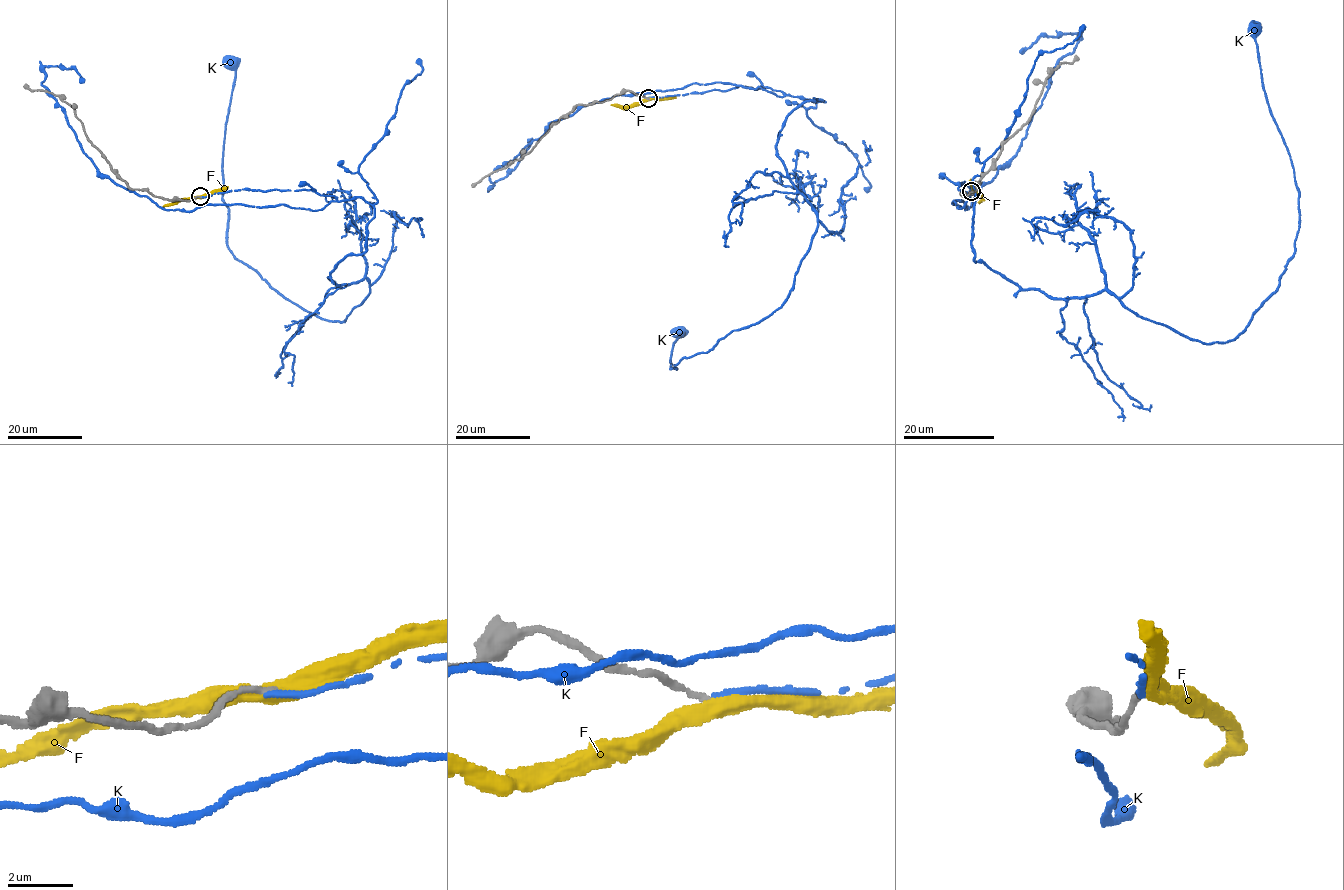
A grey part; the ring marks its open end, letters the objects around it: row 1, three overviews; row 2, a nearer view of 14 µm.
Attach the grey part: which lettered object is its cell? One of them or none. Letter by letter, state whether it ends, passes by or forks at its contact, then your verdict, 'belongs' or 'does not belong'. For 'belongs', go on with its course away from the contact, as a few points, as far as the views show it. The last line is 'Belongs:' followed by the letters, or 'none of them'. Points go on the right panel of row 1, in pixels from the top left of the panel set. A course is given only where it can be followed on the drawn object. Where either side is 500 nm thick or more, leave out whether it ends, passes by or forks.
F: it passes by; does not belong
K: it ends; does not belong
Belongs: none of them

